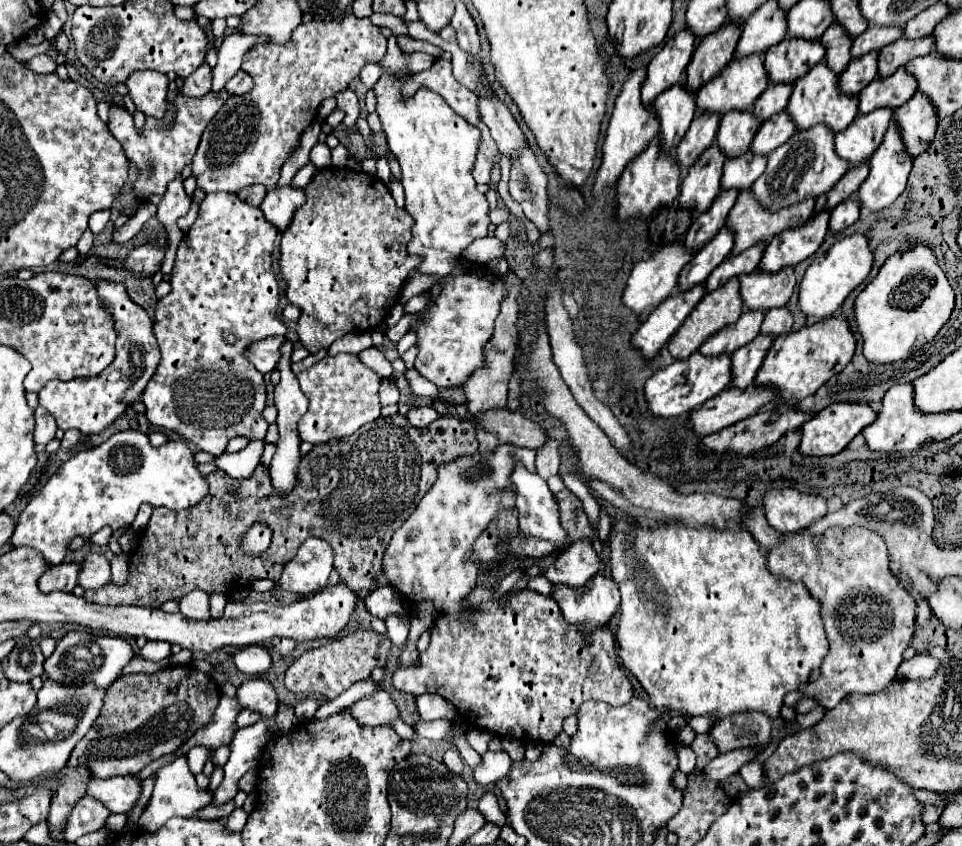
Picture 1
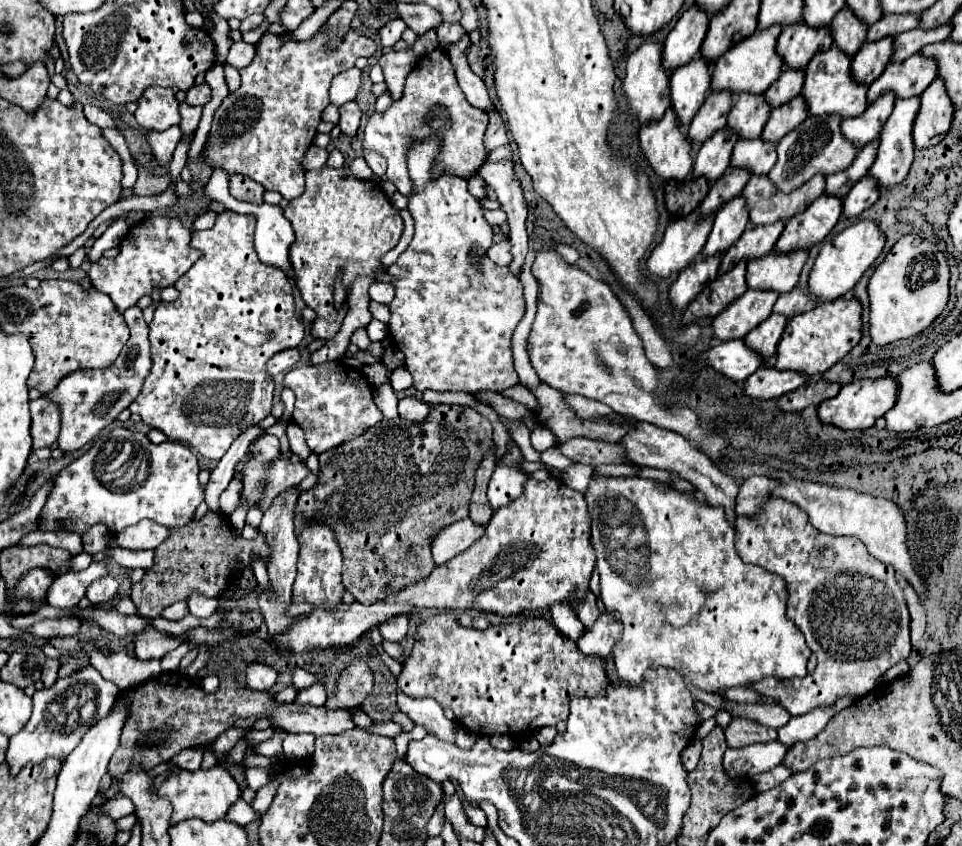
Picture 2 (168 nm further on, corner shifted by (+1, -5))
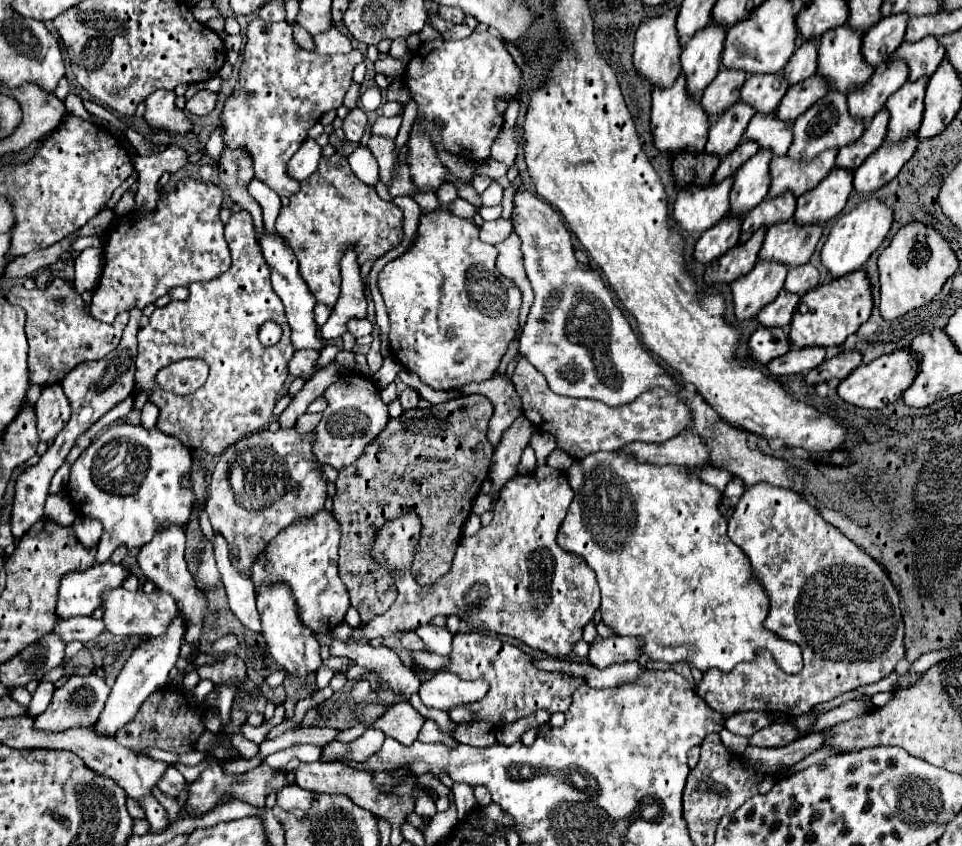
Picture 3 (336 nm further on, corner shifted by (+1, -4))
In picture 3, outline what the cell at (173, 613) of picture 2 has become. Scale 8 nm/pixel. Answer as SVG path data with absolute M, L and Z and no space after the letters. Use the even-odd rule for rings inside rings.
M123 587L113 589L111 593L103 595L103 621L109 633L119 635L119 637L157 637L167 629L167 621L179 611L175 599L163 591L153 591L151 595L143 591L125 591Z

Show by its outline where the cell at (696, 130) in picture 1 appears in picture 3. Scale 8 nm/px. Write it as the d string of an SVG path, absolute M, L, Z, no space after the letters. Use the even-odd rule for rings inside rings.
M721 67L717 77L707 85L701 99L701 105L707 111L707 115L721 115L725 109L729 109L739 99L739 91L745 79L747 75L739 69Z

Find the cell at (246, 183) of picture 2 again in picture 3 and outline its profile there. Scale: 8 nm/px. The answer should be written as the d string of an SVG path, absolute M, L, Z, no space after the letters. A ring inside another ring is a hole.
M225 147L219 159L219 179L221 185L229 191L231 199L245 211L251 213L255 235L261 239L263 235L263 215L259 203L249 195L247 185L253 179L253 159L247 153L247 149L229 149Z

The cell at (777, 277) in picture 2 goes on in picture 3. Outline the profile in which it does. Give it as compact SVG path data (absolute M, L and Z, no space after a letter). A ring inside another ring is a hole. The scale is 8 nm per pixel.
M795 219L775 223L767 229L759 259L783 261L787 267L803 265L815 251L815 245L821 239L823 227L817 225L799 225Z

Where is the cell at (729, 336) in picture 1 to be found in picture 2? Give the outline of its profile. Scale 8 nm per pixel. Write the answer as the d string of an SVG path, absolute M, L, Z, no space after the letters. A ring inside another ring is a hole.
M747 290L737 302L727 306L713 320L713 336L721 342L745 338L753 328L769 318L777 294L763 290Z

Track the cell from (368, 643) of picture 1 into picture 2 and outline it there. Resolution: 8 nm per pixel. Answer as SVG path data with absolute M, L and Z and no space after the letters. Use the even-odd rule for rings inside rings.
M355 656L349 666L339 670L335 692L327 698L325 708L337 710L359 706L371 690L373 690L373 670L361 656Z

